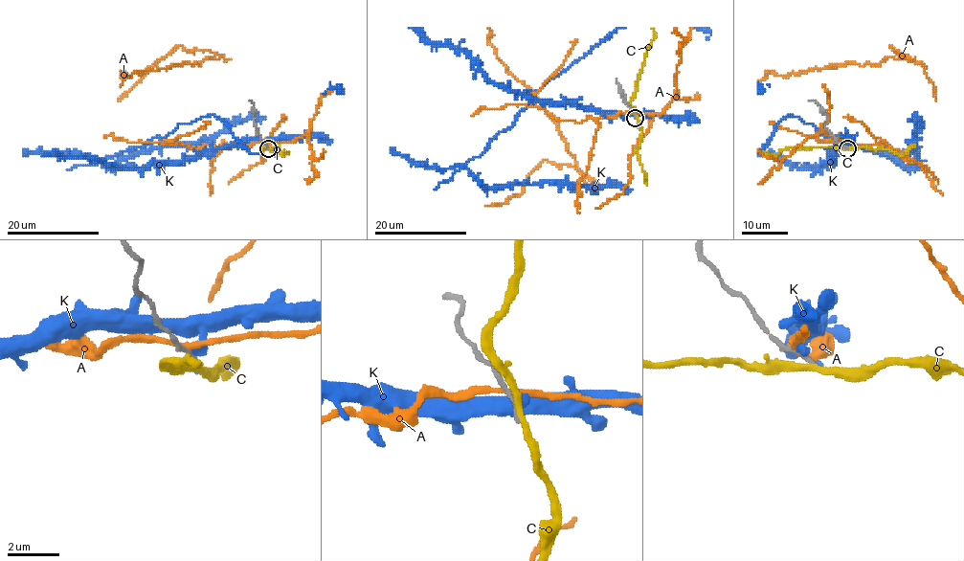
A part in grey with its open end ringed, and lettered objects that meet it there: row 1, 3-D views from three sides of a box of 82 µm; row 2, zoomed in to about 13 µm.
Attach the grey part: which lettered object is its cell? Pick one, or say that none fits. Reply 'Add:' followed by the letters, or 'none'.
Add: none

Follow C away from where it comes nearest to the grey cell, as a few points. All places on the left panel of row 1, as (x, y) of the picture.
C: (268, 147), (277, 147), (282, 154), (286, 153), (283, 150)

